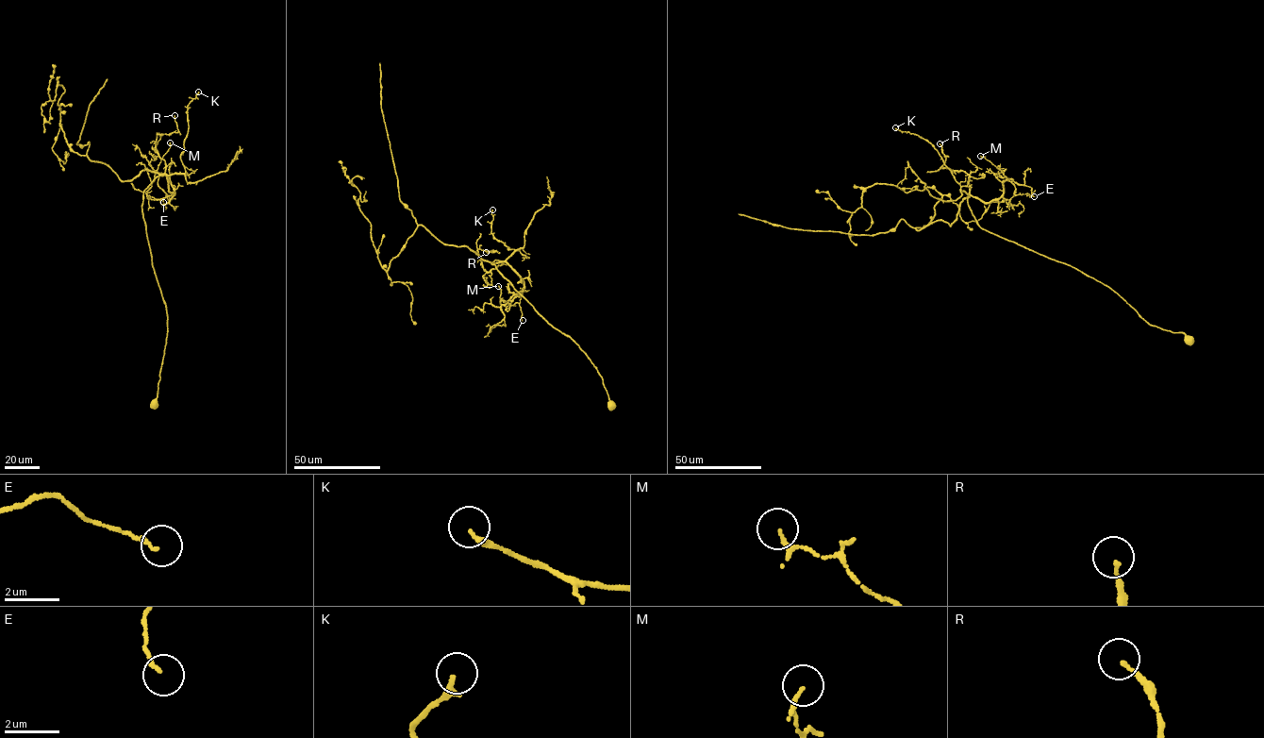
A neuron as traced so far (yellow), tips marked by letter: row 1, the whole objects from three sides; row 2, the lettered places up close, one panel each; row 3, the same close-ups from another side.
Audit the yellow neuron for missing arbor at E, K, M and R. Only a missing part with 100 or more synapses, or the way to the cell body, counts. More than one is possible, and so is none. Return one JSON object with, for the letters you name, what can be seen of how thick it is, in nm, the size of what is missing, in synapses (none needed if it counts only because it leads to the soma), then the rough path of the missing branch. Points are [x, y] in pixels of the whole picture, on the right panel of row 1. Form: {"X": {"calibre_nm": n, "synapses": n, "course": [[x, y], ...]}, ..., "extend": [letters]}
{"extend": []}

